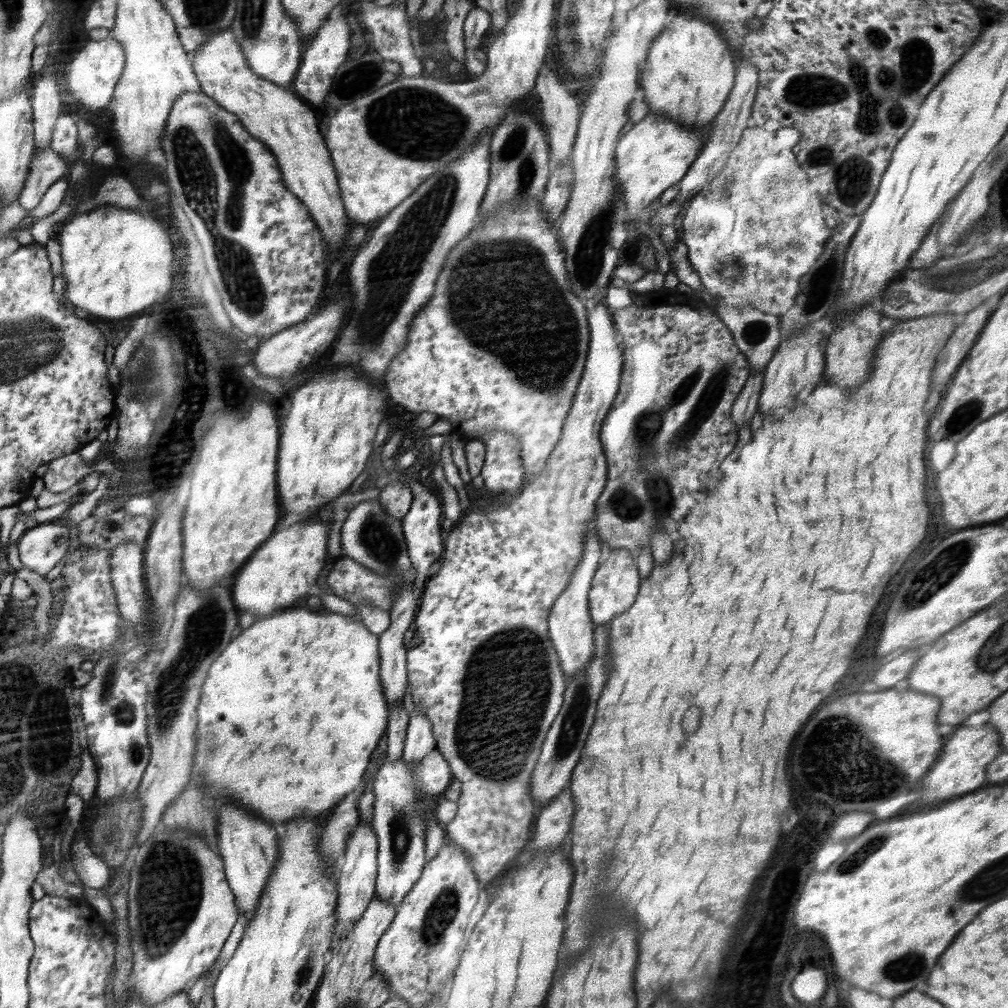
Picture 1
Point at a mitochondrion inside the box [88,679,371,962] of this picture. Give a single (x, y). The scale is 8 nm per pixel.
(101, 840)

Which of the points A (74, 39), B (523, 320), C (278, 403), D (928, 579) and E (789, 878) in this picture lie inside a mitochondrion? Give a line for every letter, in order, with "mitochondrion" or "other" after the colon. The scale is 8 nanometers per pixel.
A: other
B: mitochondrion
C: other
D: mitochondrion
E: other

